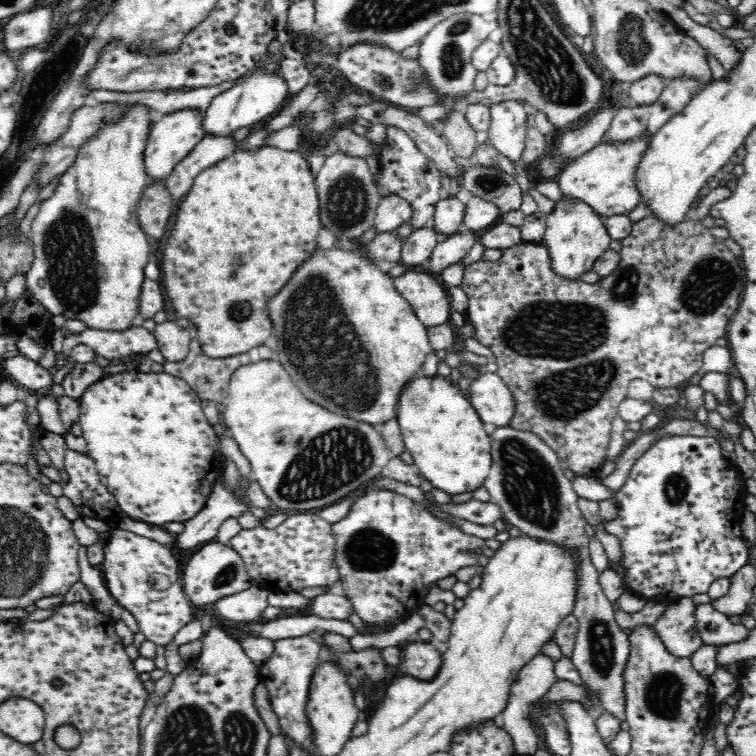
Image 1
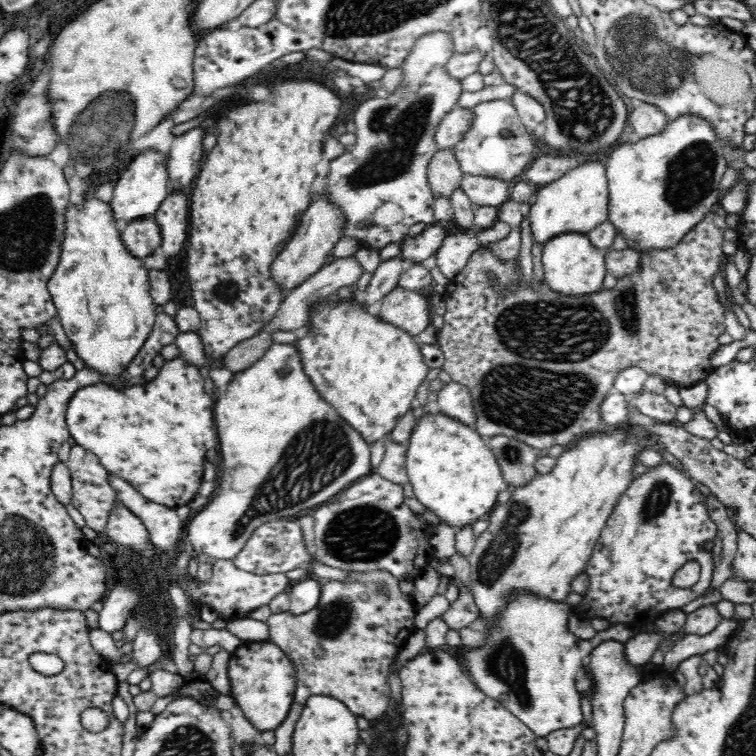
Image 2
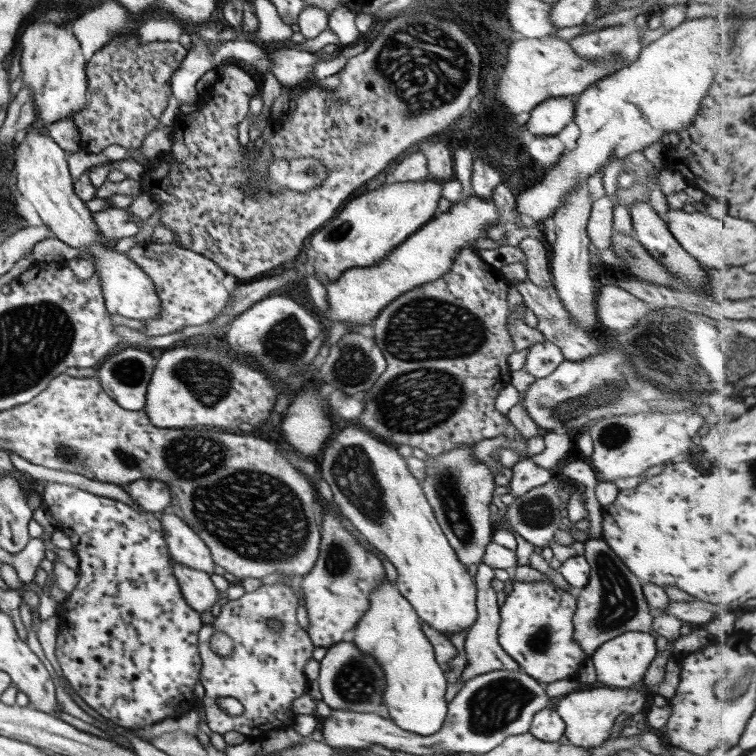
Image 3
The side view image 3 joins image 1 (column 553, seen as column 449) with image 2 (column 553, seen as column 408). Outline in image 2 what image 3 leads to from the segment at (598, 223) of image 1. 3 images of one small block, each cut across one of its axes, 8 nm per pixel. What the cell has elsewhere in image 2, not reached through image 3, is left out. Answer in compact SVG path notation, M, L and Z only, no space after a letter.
M581 232L556 234L543 246L543 278L552 290L570 296L578 296L578 294L582 296L603 289L604 276L607 274L603 251L592 245L587 234Z

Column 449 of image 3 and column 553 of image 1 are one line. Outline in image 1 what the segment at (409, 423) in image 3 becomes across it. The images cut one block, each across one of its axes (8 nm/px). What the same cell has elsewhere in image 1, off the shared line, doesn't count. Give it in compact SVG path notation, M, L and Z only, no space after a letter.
M650 213L643 219L634 222L630 236L623 238L621 242L620 261L616 270L613 270L608 276L600 277L599 281L593 284L586 283L580 278L562 278L552 267L548 248L541 244L522 242L520 245L504 250L502 258L496 262L481 259L466 265L461 286L469 298L469 308L460 321L474 324L476 327L474 338L494 353L494 361L498 365L496 373L504 379L516 399L516 414L509 426L534 432L542 437L542 440L556 451L560 460L568 463L567 468L584 477L595 476L602 463L606 461L613 420L619 415L620 402L627 397L630 381L647 380L655 388L676 388L678 384L688 381L688 378L701 370L704 351L714 346L718 338L726 338L729 322L740 306L740 298L746 286L745 269L740 258L734 256L723 240L716 238L711 228L704 226L702 219L697 217L694 220L686 216L678 224L672 225L660 219L656 213Z

